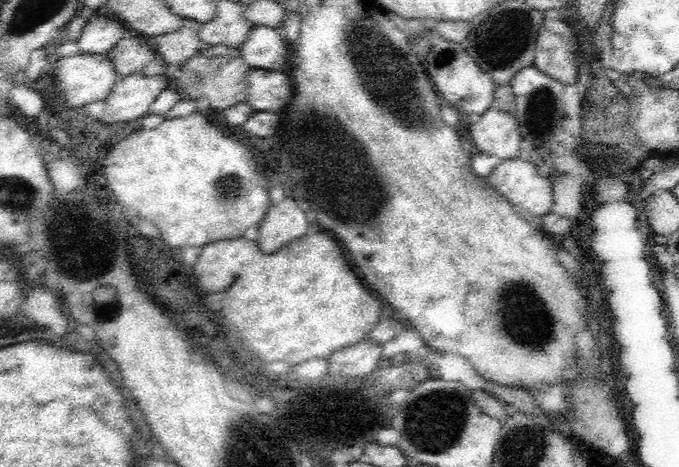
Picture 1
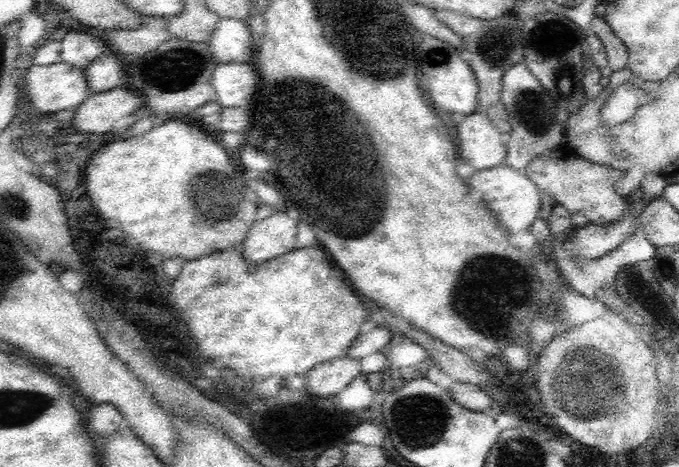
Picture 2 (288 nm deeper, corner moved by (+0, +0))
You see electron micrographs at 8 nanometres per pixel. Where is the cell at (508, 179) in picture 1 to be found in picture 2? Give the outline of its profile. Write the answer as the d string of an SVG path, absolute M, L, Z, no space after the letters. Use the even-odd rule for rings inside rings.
M494 166L488 170L476 172L468 184L480 194L480 198L490 206L496 218L506 226L510 234L528 232L538 220L540 212L540 188L530 180L526 170L514 170L508 166Z

